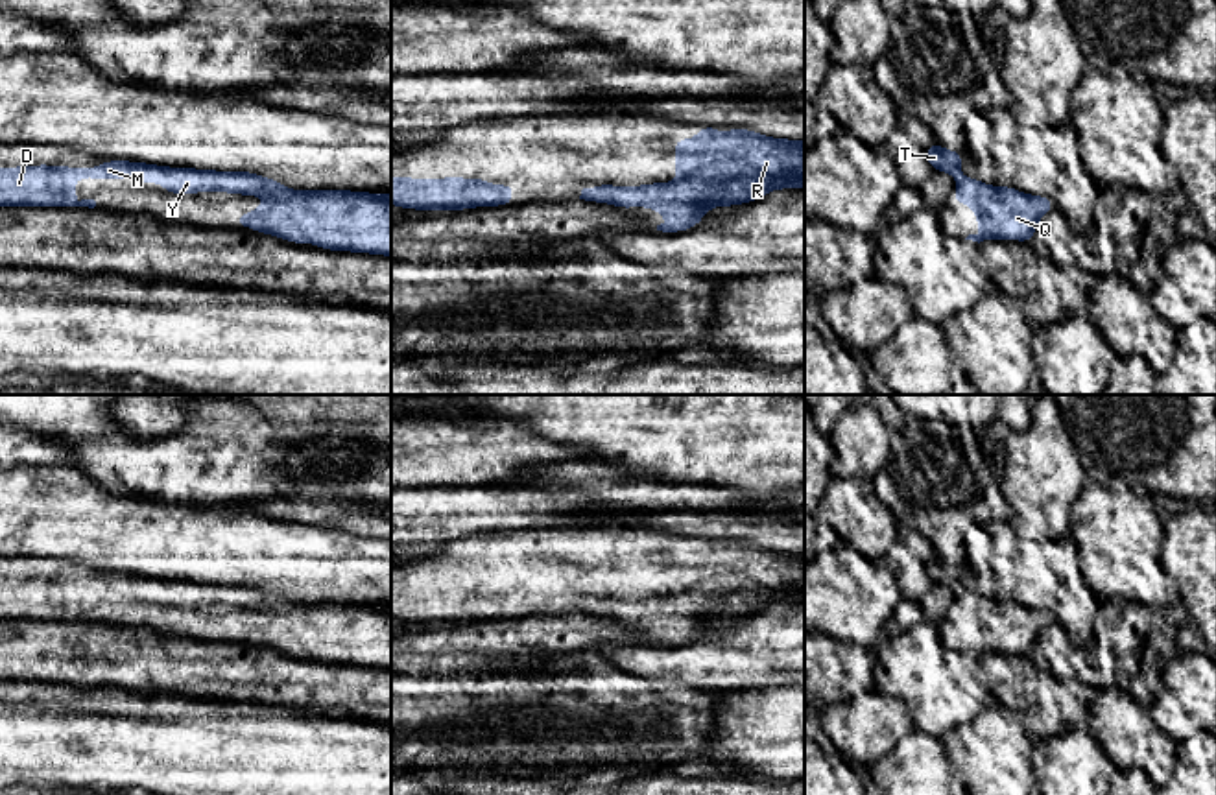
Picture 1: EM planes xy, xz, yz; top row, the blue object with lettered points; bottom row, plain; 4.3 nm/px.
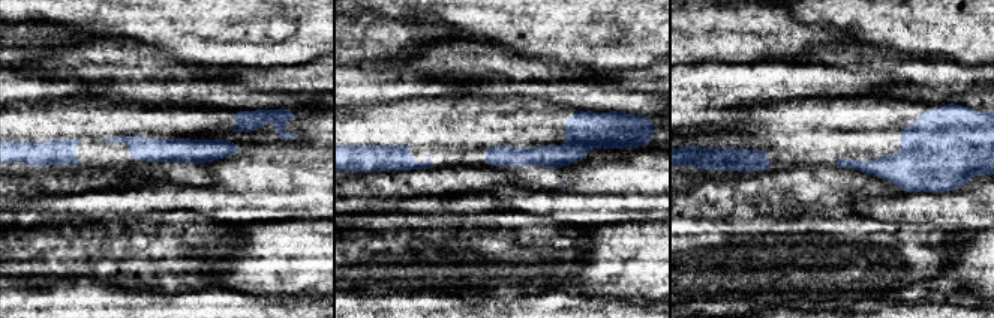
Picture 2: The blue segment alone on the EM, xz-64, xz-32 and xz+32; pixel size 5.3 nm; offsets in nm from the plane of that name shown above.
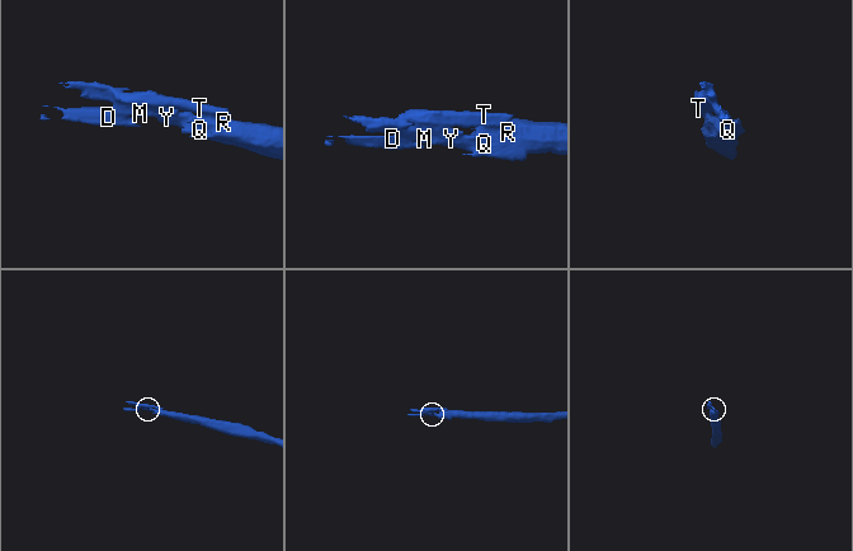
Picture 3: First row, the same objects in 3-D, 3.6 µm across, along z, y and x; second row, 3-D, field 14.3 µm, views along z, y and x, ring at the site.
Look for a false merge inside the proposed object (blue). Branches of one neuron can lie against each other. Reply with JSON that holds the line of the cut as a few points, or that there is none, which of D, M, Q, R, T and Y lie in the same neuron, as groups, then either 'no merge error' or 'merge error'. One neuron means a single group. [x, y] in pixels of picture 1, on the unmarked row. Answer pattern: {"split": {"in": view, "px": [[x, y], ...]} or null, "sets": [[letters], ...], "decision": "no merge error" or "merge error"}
{"split": {"in": "xz", "px": [[700, 594], [702, 600], [681, 613], [670, 631]]}, "sets": [["D", "M", "T", "Y"], ["Q", "R"]], "decision": "merge error"}

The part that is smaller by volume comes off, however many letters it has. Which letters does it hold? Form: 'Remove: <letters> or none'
Remove: D, M, T, Y

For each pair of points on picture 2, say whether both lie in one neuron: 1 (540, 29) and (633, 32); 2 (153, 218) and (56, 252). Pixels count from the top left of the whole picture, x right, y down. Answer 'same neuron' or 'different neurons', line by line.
1: same neuron
2: same neuron

